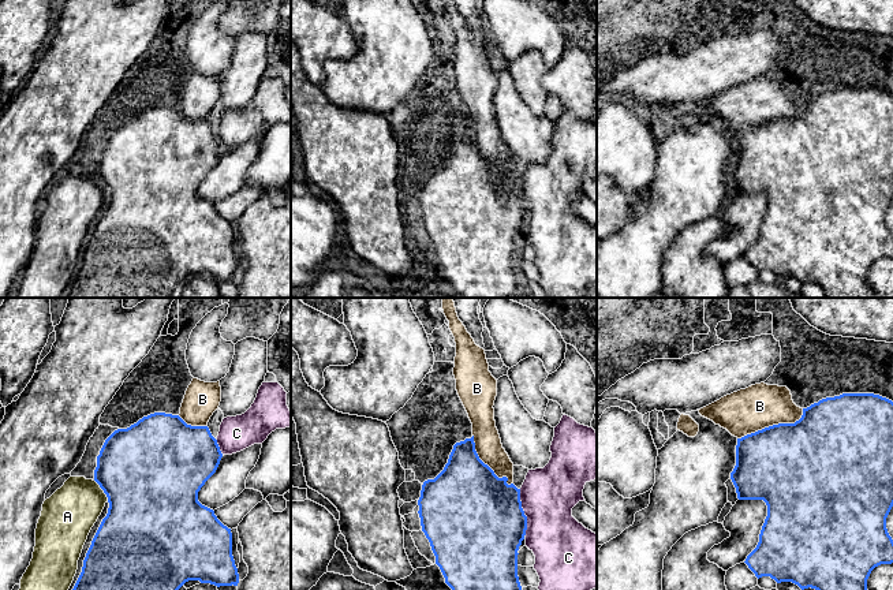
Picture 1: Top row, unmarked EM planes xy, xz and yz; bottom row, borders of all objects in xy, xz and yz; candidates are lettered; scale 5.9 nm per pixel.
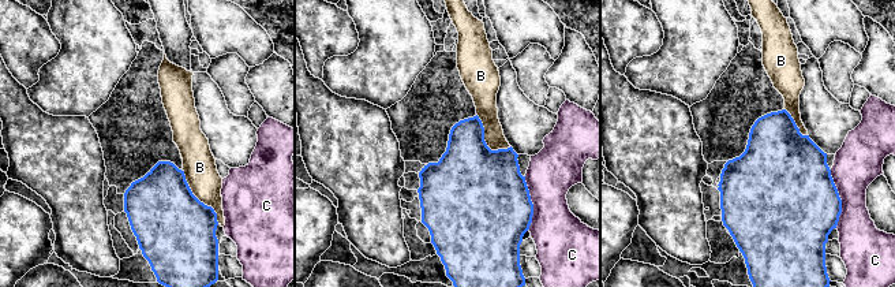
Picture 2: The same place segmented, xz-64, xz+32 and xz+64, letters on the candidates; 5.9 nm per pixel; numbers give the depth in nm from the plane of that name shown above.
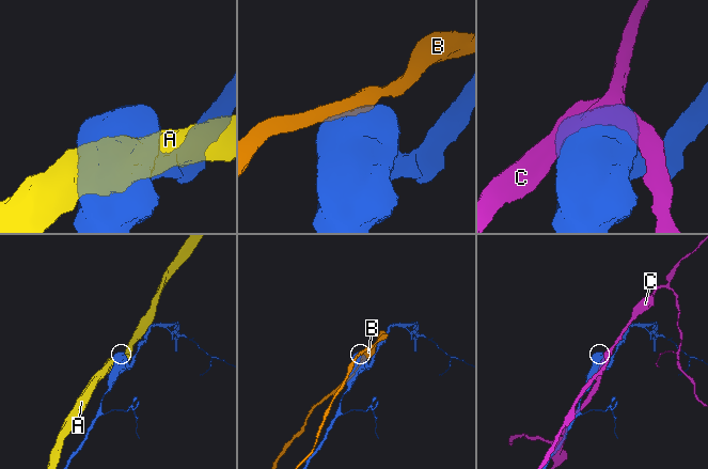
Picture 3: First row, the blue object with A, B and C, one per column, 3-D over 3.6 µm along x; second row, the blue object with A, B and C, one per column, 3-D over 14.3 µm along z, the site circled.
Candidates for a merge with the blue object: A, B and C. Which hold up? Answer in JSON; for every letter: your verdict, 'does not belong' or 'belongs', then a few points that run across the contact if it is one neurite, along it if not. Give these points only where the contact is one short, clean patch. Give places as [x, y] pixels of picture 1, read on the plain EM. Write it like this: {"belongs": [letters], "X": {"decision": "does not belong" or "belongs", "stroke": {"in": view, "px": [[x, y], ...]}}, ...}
{"belongs": ["C"], "A": {"decision": "does not belong"}, "B": {"decision": "does not belong"}, "C": {"decision": "belongs"}}

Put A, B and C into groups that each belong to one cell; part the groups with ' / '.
A / B / C

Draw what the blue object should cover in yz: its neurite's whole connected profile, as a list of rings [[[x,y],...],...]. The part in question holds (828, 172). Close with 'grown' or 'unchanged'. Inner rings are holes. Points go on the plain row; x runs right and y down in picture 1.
[[[842,87],[826,92],[803,102],[803,109],[795,117],[778,117],[737,132],[736,160],[731,167],[739,194],[763,194],[767,210],[759,228],[756,242],[747,250],[746,258],[759,273],[770,270],[777,277],[792,276],[802,284],[815,283],[825,298],[874,298],[867,284],[871,265],[881,258],[893,257],[893,234],[886,223],[886,212],[893,201],[893,96],[874,87]]]; unchanged

